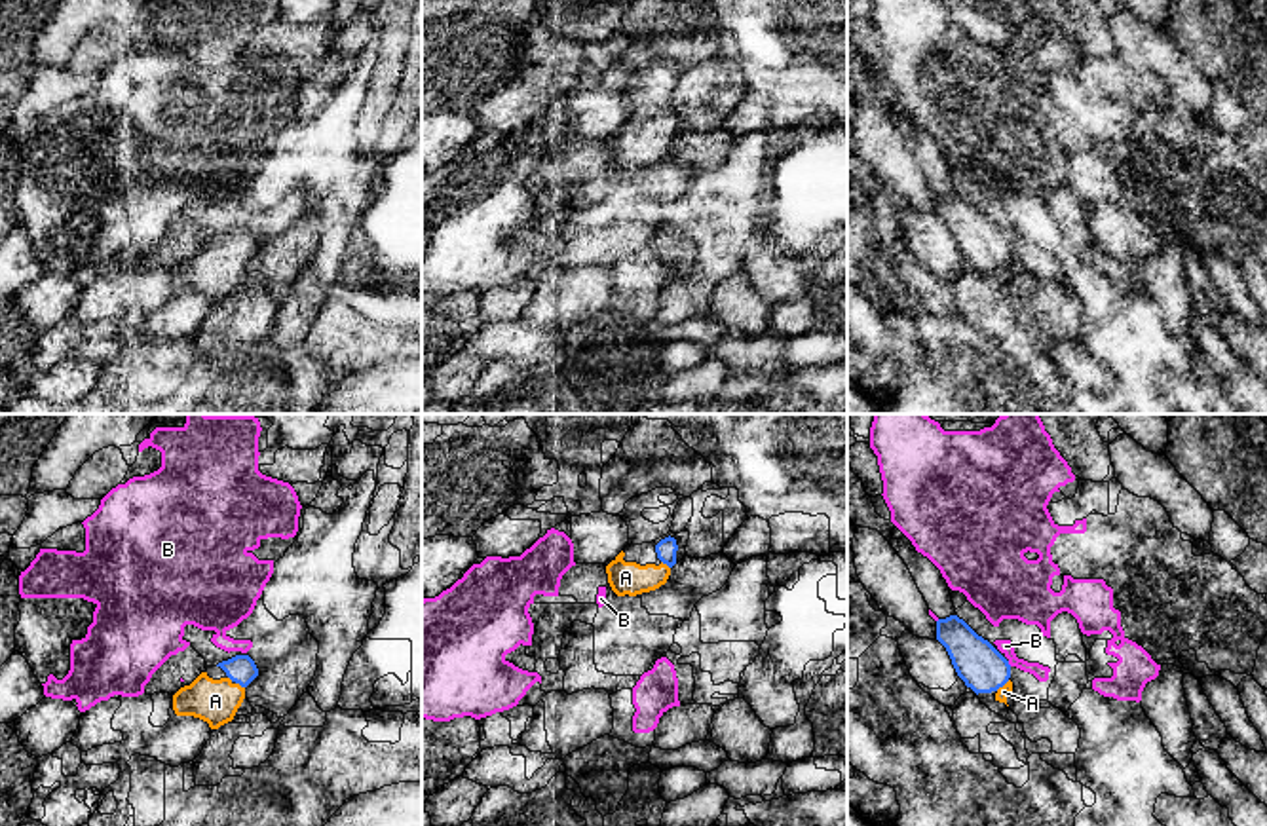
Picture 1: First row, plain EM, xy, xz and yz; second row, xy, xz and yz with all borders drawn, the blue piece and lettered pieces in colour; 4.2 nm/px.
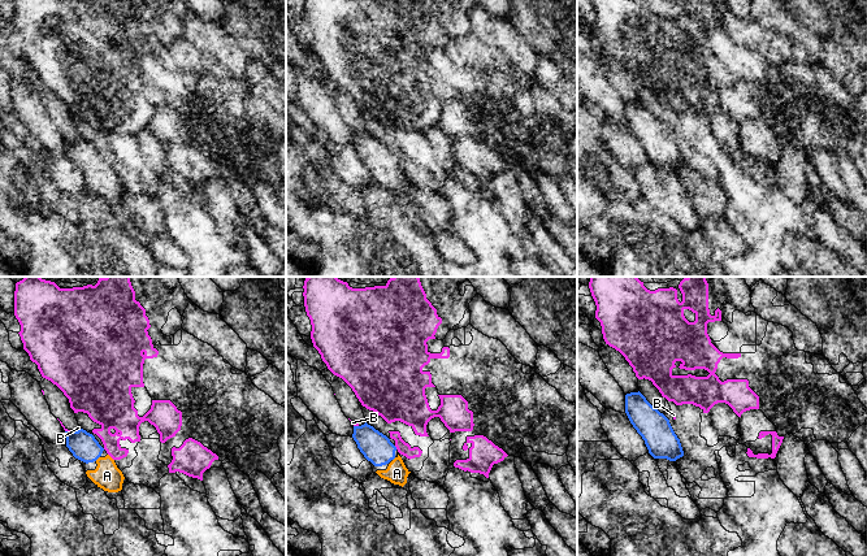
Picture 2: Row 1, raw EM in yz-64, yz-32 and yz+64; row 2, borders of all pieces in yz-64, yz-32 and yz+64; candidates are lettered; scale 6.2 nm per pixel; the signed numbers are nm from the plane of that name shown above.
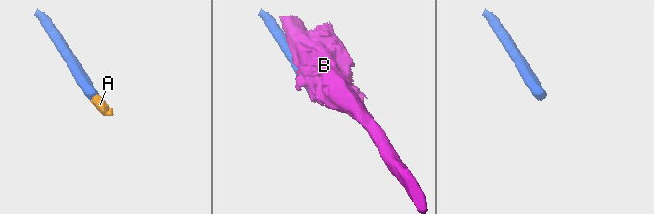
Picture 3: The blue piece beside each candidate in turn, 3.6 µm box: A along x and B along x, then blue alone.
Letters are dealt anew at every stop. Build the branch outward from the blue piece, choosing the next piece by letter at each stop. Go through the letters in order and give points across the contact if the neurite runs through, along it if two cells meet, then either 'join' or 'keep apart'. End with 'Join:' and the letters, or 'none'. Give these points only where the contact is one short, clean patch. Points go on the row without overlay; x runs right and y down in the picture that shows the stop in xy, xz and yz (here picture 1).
A: runs through yz (983, 244), (1002, 261), (1003, 266); join
B: border along yz (1007, 236), (1011, 240); keep apart
Join: A

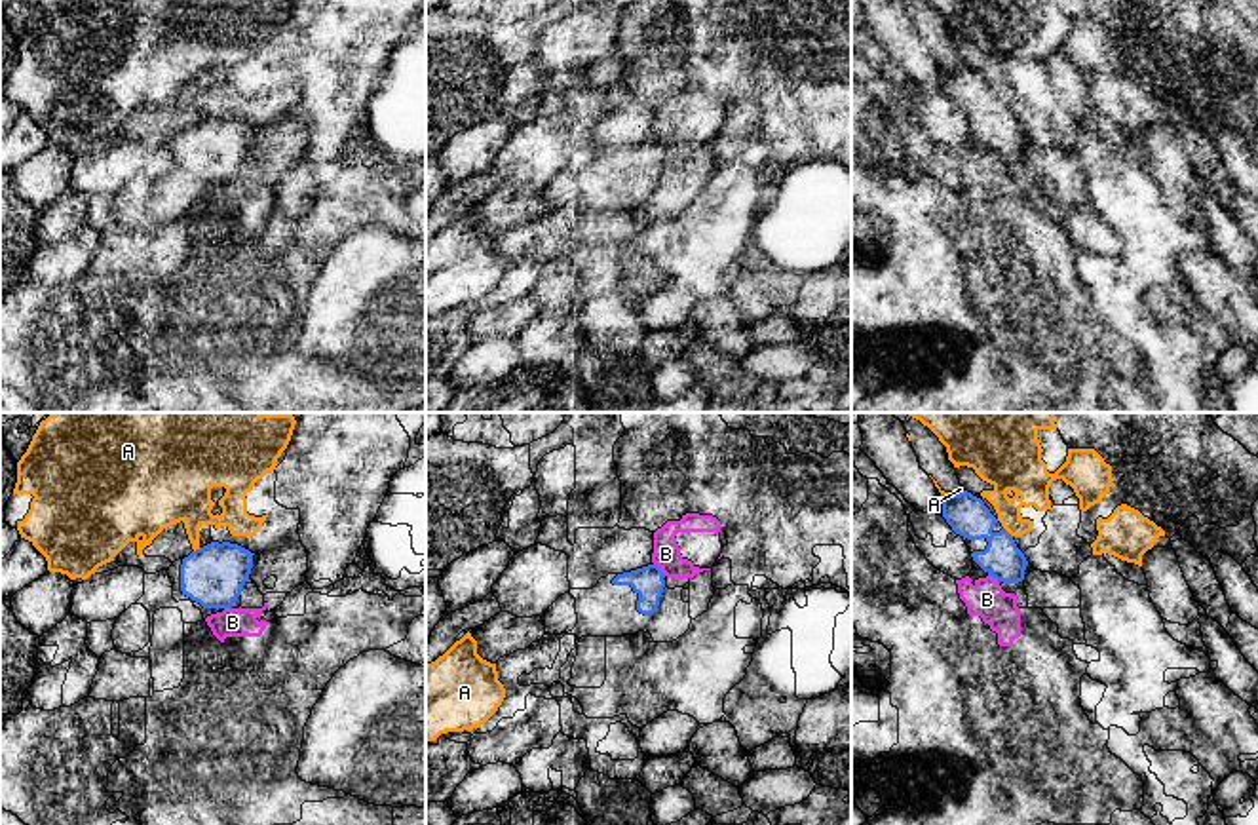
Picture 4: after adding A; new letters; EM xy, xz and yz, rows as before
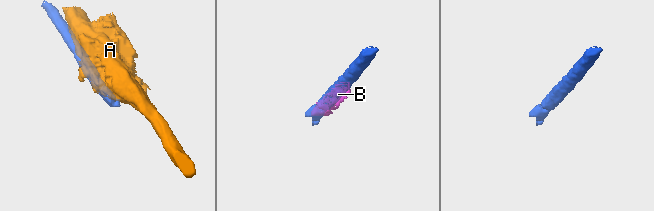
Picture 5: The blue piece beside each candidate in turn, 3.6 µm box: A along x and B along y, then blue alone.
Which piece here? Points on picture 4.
A: border along yz (1004, 101), (1011, 111); keep apart
B: border along xz (654, 137), (666, 149); keep apart
Join: none

